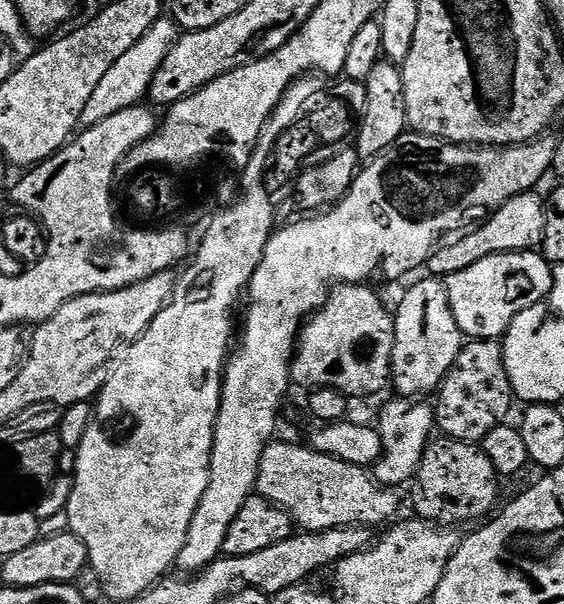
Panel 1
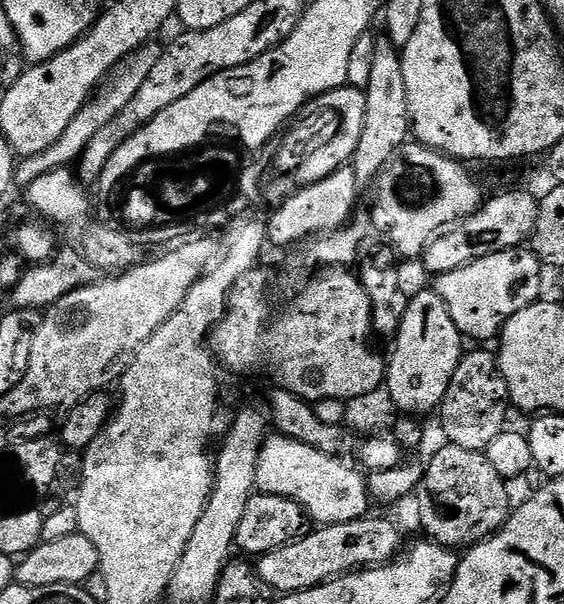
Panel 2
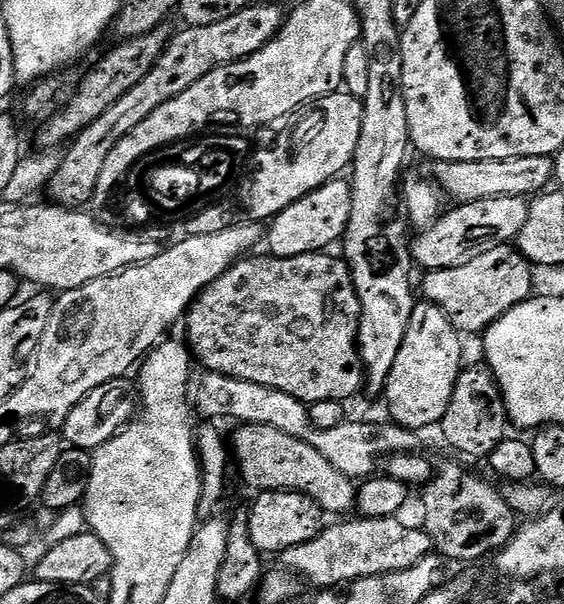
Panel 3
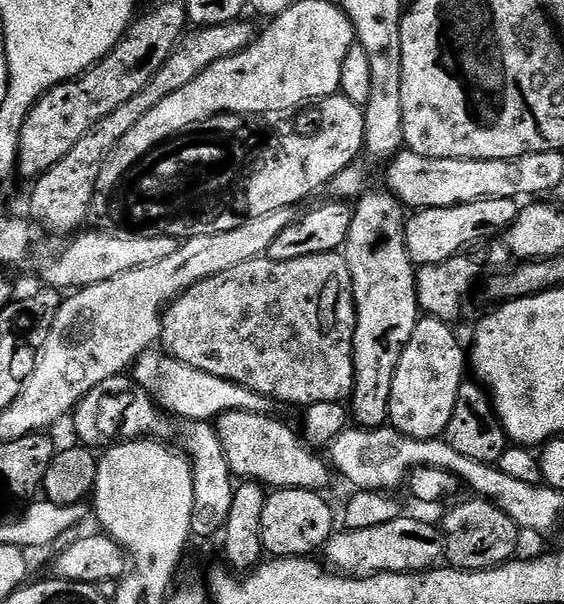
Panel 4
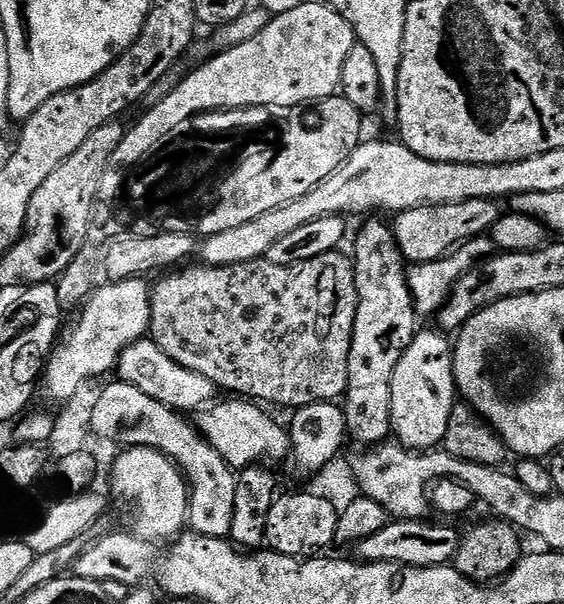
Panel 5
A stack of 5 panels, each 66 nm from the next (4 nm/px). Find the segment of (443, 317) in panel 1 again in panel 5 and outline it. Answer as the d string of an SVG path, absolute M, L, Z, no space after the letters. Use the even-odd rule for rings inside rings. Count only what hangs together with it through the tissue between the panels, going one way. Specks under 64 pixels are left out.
M420 330L406 354L402 354L398 366L394 366L394 378L390 382L391 435L397 436L395 439L405 449L436 450L444 443L452 406L458 400L452 373L453 347L453 341L445 333Z

